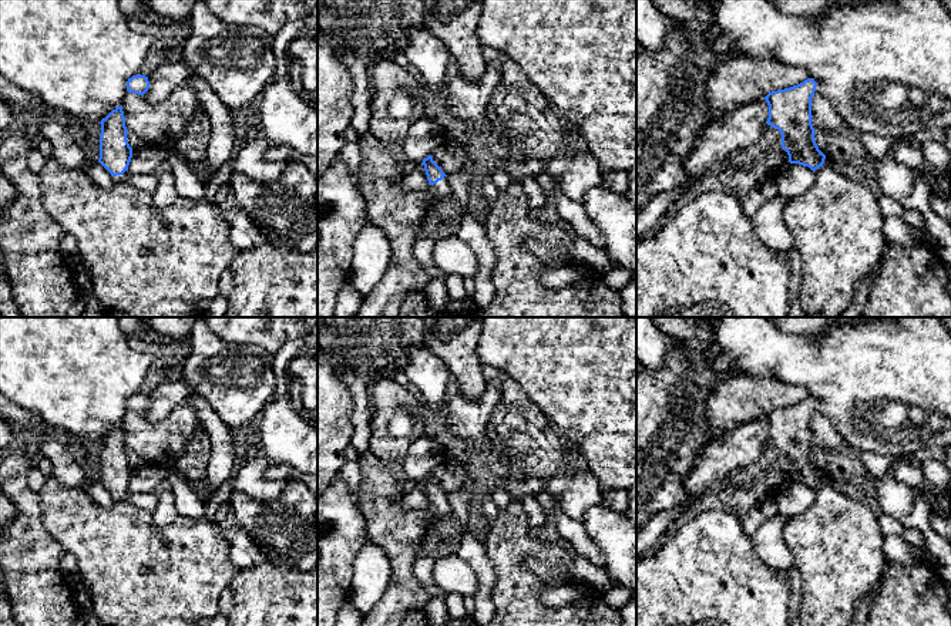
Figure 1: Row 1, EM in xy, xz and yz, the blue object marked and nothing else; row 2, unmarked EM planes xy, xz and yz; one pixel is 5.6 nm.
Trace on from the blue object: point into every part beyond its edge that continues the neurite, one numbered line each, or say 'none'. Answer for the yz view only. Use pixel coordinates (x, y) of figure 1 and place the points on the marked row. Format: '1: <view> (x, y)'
1: yz (837, 228)

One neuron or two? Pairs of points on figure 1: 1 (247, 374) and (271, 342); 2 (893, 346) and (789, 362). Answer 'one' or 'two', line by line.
1: two
2: one

